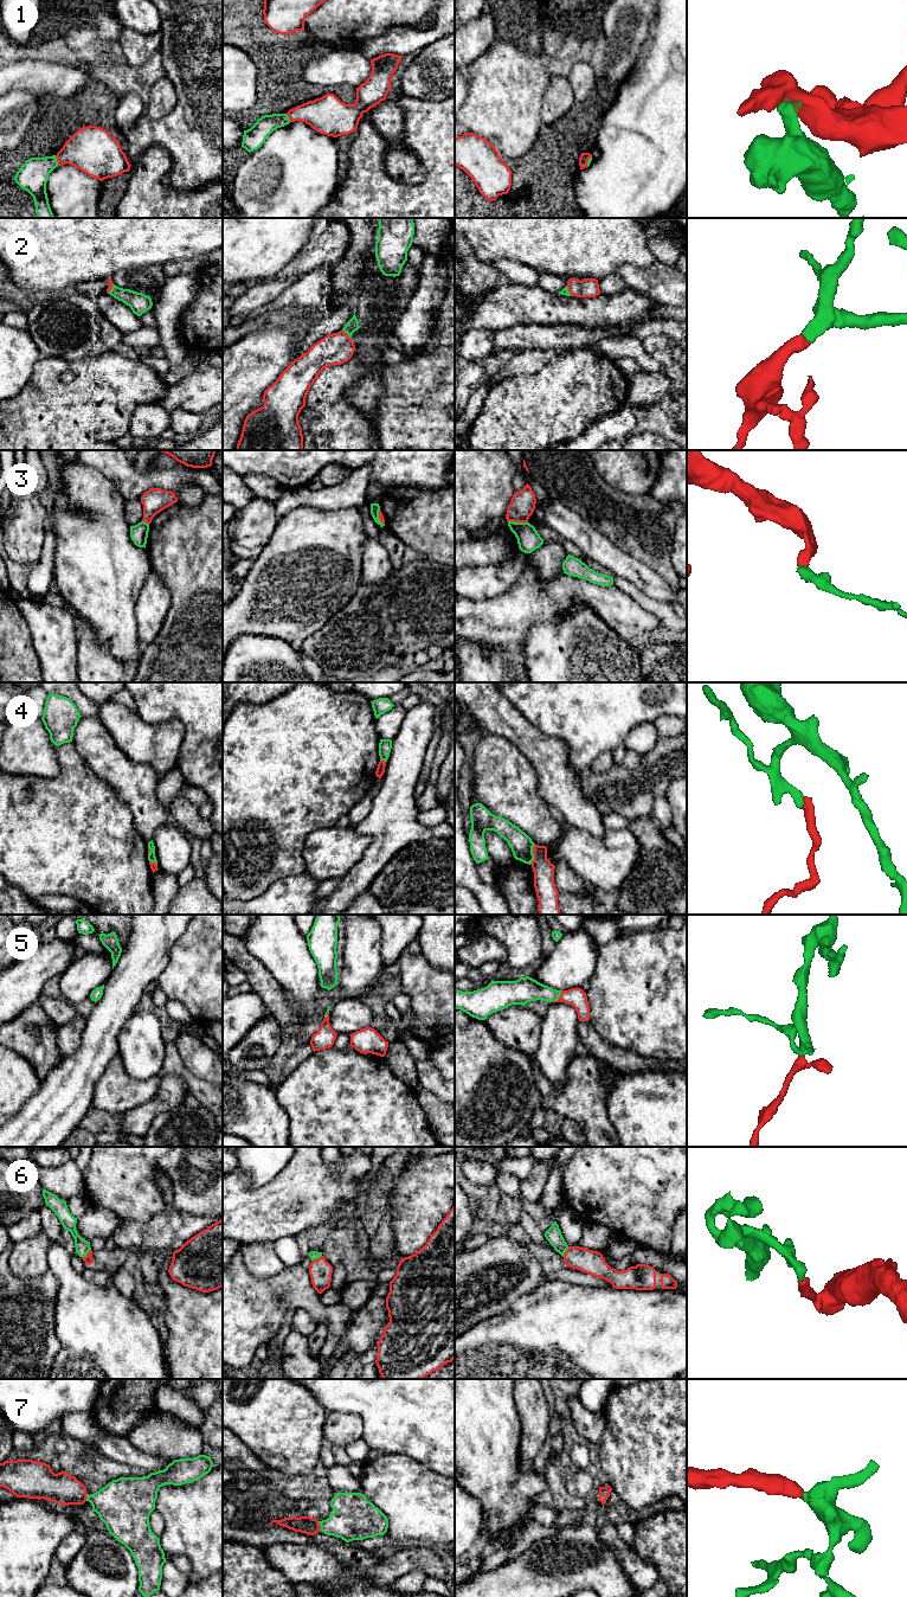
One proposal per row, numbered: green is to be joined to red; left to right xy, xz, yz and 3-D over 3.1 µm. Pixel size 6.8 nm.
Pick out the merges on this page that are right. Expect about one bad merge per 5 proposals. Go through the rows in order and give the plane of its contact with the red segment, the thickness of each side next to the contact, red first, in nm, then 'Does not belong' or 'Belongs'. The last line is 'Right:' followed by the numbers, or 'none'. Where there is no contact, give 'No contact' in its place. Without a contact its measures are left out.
1: Touches red in xy. Thickness 320 nm (red) against 200 nm. Does not belong
2: Touches red in xz. Thickness 220 nm (red) against 80 nm. Belongs
3: Touches red in yz. Thickness 170 nm (red) against 160 nm. Does not belong
4: Touches red in yz. Thickness 140 nm (red) against 150 nm. Does not belong
5: Touches red in yz. Thickness 130 nm (red) against 170 nm. Belongs
6: Touches red in xy. Thickness 60 nm (red) against 100 nm. Belongs
7: Touches red in xz. Thickness 120 nm (red) against 300 nm. Belongs
Right: 2, 5, 6, 7

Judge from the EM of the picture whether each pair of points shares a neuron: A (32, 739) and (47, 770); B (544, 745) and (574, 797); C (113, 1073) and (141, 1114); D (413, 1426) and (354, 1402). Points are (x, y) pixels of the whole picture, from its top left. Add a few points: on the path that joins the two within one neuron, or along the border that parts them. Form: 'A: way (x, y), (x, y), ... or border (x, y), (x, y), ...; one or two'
A: way (32, 746), (32, 751), (44, 763); one
B: way (548, 758), (557, 780), (561, 784); one
C: border (159, 1089), (148, 1101), (127, 1110), (122, 1115); two
D: way (399, 1412), (388, 1402), (368, 1402); one

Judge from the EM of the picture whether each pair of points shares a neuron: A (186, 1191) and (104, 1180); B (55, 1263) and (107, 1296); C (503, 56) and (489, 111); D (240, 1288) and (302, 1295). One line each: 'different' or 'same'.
A: same
B: same
C: same
D: same

